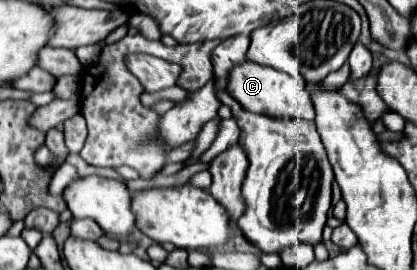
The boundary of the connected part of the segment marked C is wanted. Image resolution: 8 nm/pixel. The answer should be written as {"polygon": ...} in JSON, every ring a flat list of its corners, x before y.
{"polygon":[[251,61,237,63,231,69,227,91,243,109,247,109,251,113,261,113,261,115,269,115,269,117,297,117,297,119,307,119,307,121,315,119,315,109,313,109,305,79,291,77,291,75,271,69,271,67,263,67,263,65,251,63]]}

